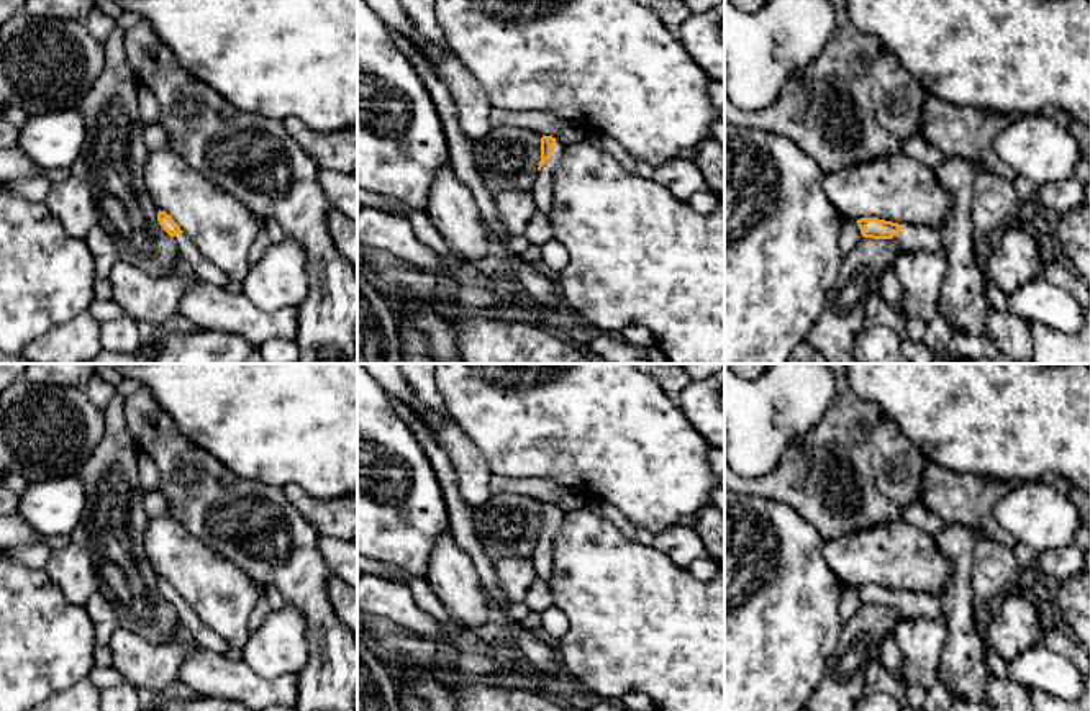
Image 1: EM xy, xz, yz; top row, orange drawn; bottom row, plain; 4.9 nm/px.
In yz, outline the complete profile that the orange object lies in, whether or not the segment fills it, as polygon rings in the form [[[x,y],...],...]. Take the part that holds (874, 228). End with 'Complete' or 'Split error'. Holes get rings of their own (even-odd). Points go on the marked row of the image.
[[[861,218],[856,221],[862,238],[890,239],[900,247],[900,254],[908,252],[947,252],[947,247],[936,229],[918,224],[898,224],[879,218]]]. Split error

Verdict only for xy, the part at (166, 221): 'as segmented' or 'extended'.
extended

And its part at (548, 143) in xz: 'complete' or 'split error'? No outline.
split error

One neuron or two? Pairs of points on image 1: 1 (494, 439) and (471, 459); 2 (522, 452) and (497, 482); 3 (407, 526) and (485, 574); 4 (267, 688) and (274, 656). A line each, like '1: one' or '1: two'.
1: two
2: two
3: two
4: two

